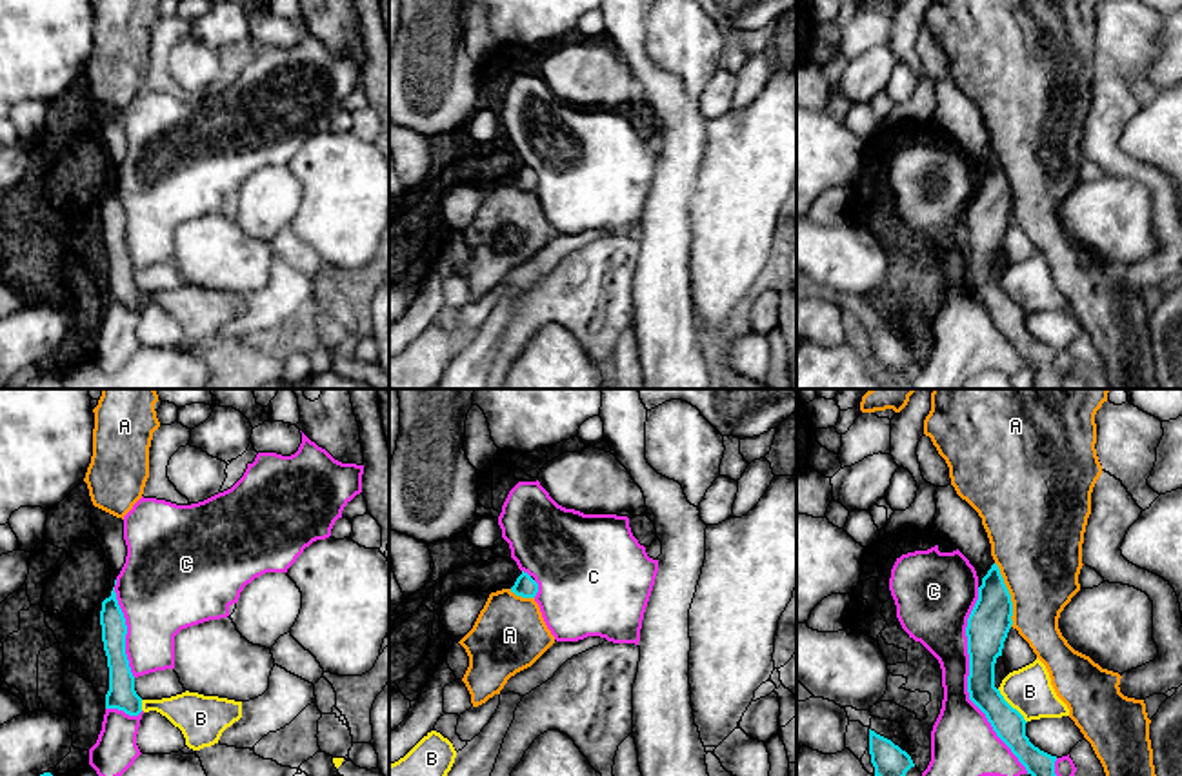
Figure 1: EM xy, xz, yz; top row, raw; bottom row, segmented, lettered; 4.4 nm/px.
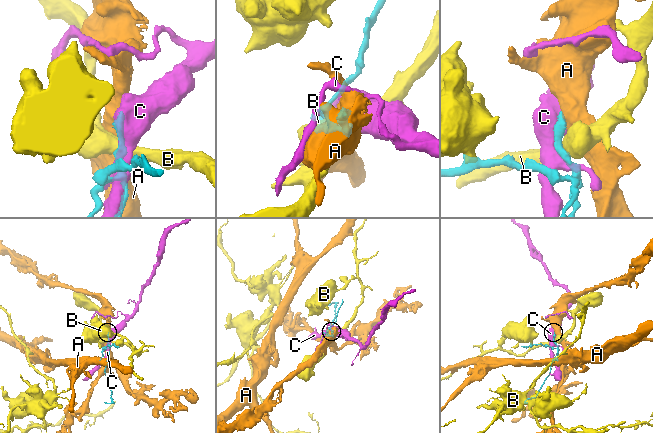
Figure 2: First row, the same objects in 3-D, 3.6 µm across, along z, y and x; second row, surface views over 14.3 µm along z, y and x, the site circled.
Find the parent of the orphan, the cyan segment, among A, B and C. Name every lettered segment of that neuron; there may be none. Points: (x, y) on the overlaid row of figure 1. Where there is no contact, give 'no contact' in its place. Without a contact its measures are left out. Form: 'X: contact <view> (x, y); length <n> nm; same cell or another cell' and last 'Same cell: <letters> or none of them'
A: contact yz (1010, 595); length 300 nm; another cell
B: contact yz (1010, 706); length 200 nm; another cell
C: contact yz (968, 680); length 850 nm; another cell
Same cell: none of them

